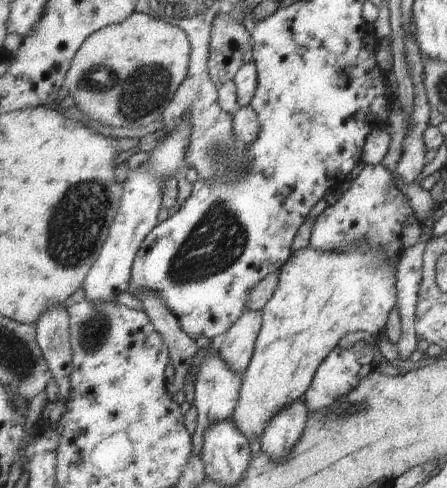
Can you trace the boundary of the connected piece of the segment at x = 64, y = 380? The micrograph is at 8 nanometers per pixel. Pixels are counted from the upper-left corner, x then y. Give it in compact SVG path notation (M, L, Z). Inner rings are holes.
M52 306L36 322L38 348L44 355L53 379L58 385L58 401L65 402L69 397L72 372L72 350L70 344L69 314L67 307Z

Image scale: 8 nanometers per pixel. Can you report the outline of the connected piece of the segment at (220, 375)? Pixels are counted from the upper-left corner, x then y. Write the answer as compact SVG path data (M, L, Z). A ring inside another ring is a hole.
M211 351L211 353L212 354L208 354L208 356L202 360L202 364L198 366L196 383L194 384L195 399L193 405L197 408L198 416L195 432L191 436L191 445L194 454L198 454L198 456L202 456L204 430L206 430L210 424L224 422L224 420L230 420L233 417L242 384L242 374L232 372L232 370L228 368L228 364L220 358L218 352Z

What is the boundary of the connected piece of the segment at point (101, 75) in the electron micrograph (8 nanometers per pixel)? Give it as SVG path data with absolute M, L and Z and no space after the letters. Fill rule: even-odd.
M135 12L132 16L129 16L124 20L124 22L105 26L88 36L85 42L78 48L72 59L70 68L68 68L68 72L66 72L66 76L64 76L64 82L62 84L62 89L59 91L58 99L62 100L65 96L70 96L70 98L74 99L75 106L78 106L78 109L82 114L86 115L92 121L100 122L104 126L130 129L148 126L148 124L155 122L162 116L162 112L164 112L165 108L170 104L170 100L172 100L174 94L176 94L176 90L178 90L178 87L182 84L184 78L186 78L191 50L192 47L190 46L188 36L186 36L186 33L183 30L180 30L176 25L154 18L148 14Z

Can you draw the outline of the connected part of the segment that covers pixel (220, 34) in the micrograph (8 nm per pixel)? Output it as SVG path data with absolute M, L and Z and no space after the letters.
M223 10L214 18L210 34L207 66L210 80L218 87L232 81L239 68L253 62L251 36Z

